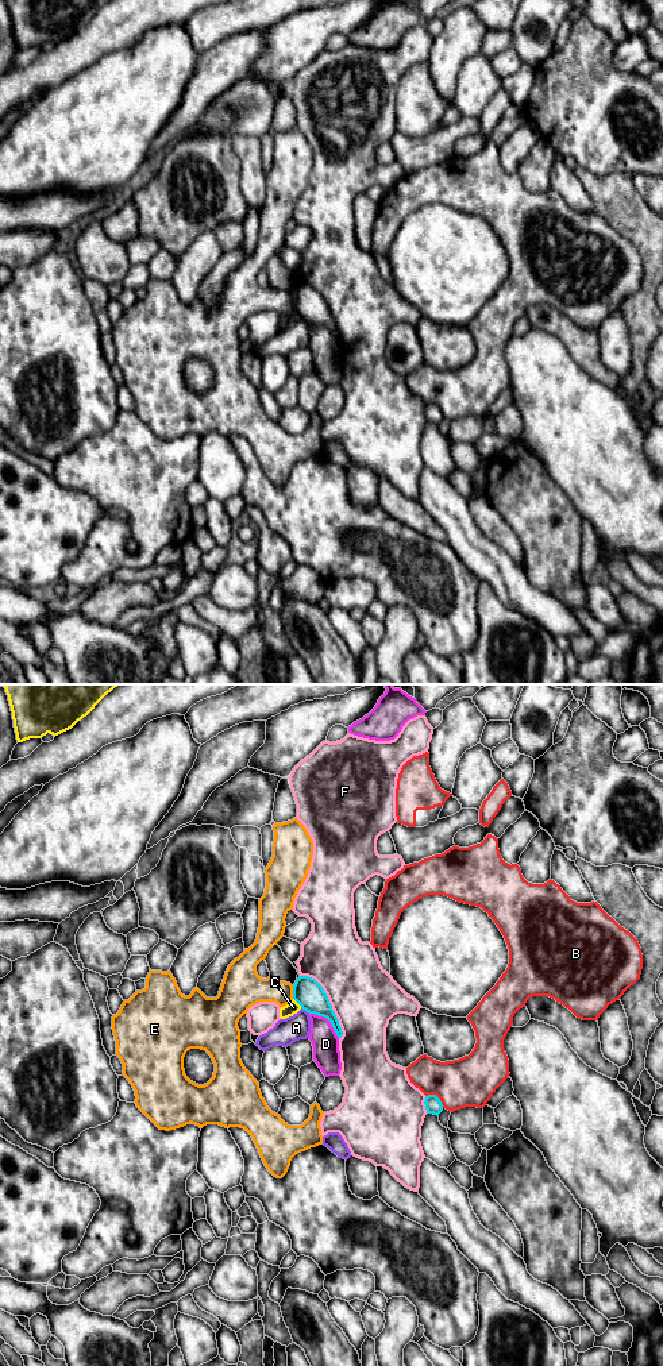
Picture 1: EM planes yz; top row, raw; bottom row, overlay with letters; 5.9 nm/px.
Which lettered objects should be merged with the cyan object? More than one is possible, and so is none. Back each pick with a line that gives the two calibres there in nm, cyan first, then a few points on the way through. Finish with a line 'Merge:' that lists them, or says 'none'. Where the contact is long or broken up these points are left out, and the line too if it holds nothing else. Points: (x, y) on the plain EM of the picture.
Merge: none

